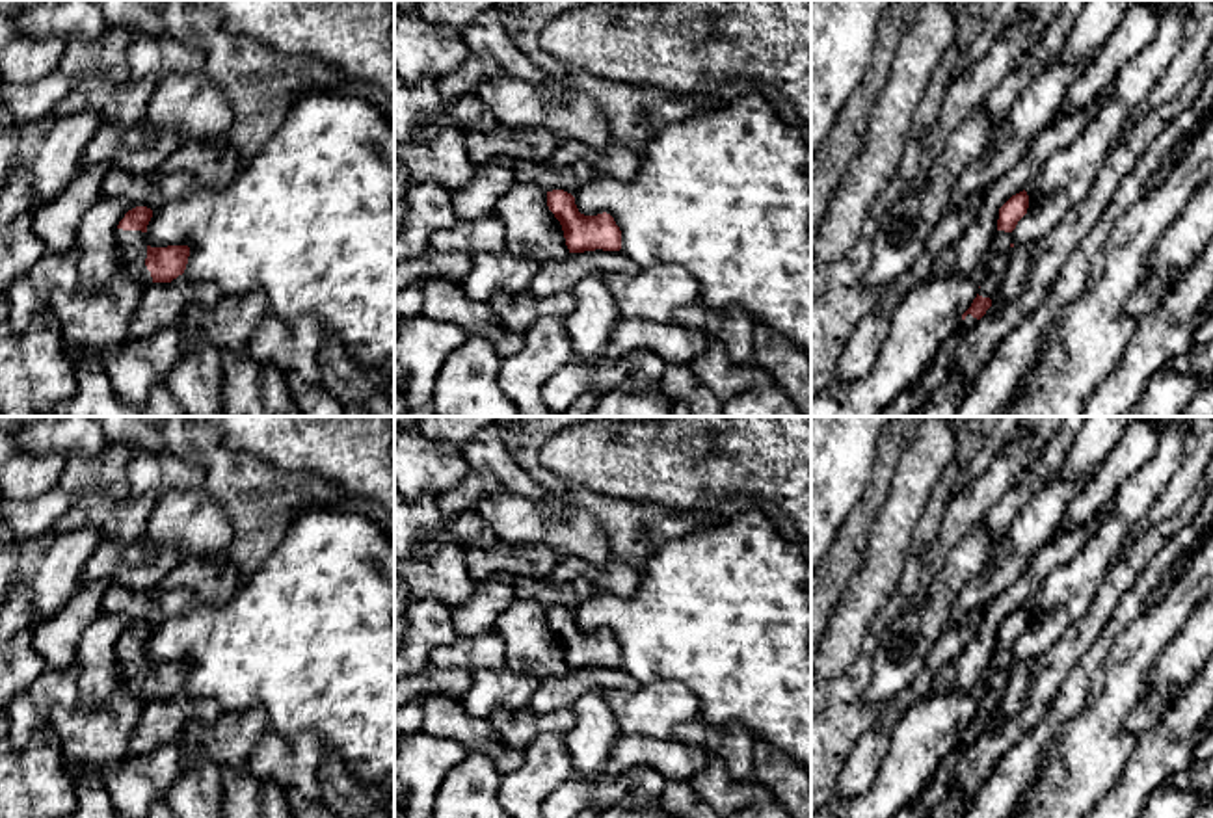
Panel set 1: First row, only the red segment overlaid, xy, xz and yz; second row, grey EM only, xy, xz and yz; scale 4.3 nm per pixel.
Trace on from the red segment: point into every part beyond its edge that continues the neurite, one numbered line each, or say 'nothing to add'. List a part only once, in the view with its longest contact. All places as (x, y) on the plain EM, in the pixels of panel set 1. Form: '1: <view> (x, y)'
1: xy (131, 668)

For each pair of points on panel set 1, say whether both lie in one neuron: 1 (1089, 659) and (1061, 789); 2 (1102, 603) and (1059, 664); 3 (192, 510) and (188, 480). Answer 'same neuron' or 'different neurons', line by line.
1: different neurons
2: same neuron
3: different neurons

